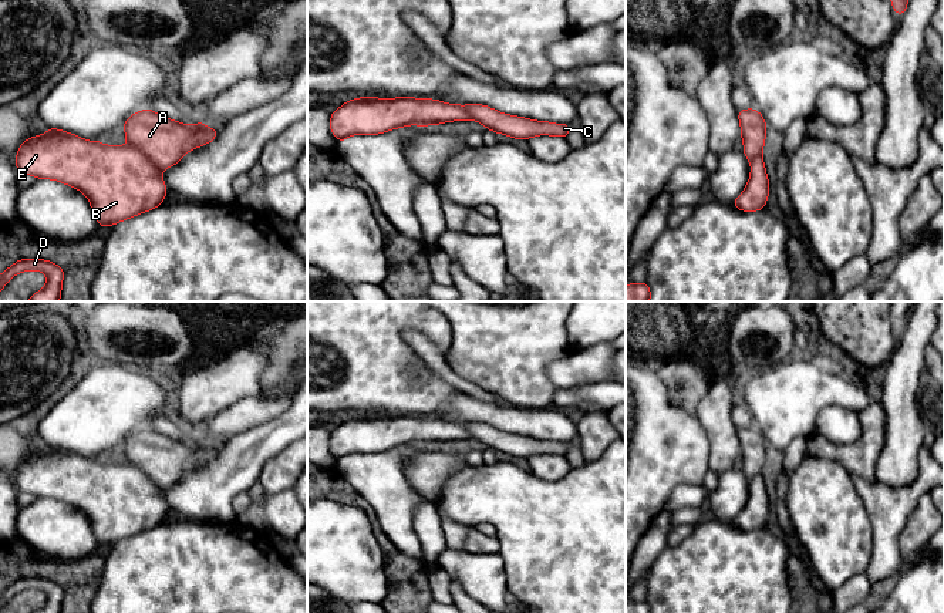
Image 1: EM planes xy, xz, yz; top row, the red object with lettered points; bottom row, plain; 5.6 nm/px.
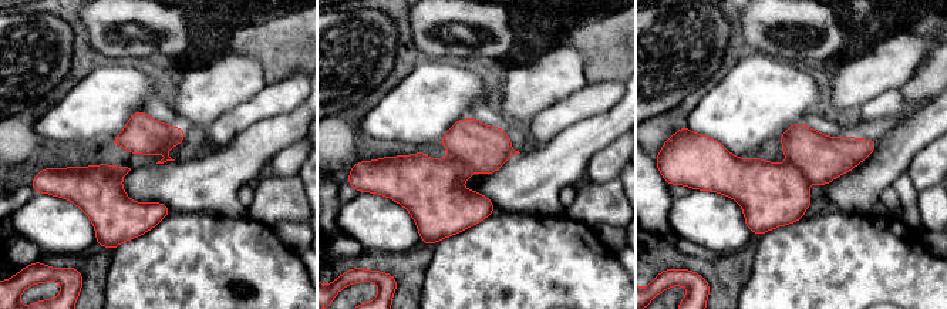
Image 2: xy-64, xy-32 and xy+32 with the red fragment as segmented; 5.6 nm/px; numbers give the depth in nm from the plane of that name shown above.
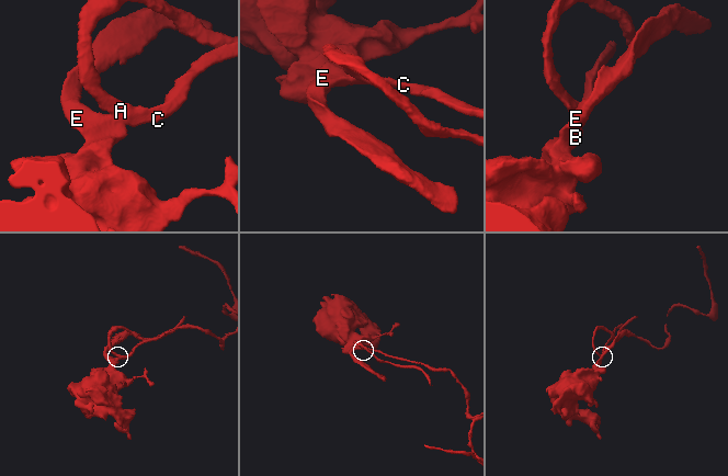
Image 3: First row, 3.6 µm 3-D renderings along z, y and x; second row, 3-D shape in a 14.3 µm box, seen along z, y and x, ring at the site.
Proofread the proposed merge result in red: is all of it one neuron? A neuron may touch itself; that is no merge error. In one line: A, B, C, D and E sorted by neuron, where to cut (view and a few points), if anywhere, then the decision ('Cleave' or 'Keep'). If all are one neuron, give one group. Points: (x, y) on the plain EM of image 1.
Groups: A B C D E. No split. Keep

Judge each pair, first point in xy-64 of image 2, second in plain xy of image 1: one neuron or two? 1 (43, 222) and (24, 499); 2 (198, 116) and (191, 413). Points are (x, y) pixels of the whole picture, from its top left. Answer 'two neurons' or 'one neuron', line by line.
1: two neurons
2: one neuron

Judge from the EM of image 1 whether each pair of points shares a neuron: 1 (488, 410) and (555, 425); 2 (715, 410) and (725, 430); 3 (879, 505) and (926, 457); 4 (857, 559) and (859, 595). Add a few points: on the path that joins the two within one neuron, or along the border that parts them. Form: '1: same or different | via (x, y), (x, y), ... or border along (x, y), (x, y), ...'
1: same | via (505, 417), (538, 424)
2: same | via (715, 414), (721, 425)
3: same | via (896, 505), (926, 478), (926, 474)
4: different | border along (865, 572), (848, 578), (832, 592)

